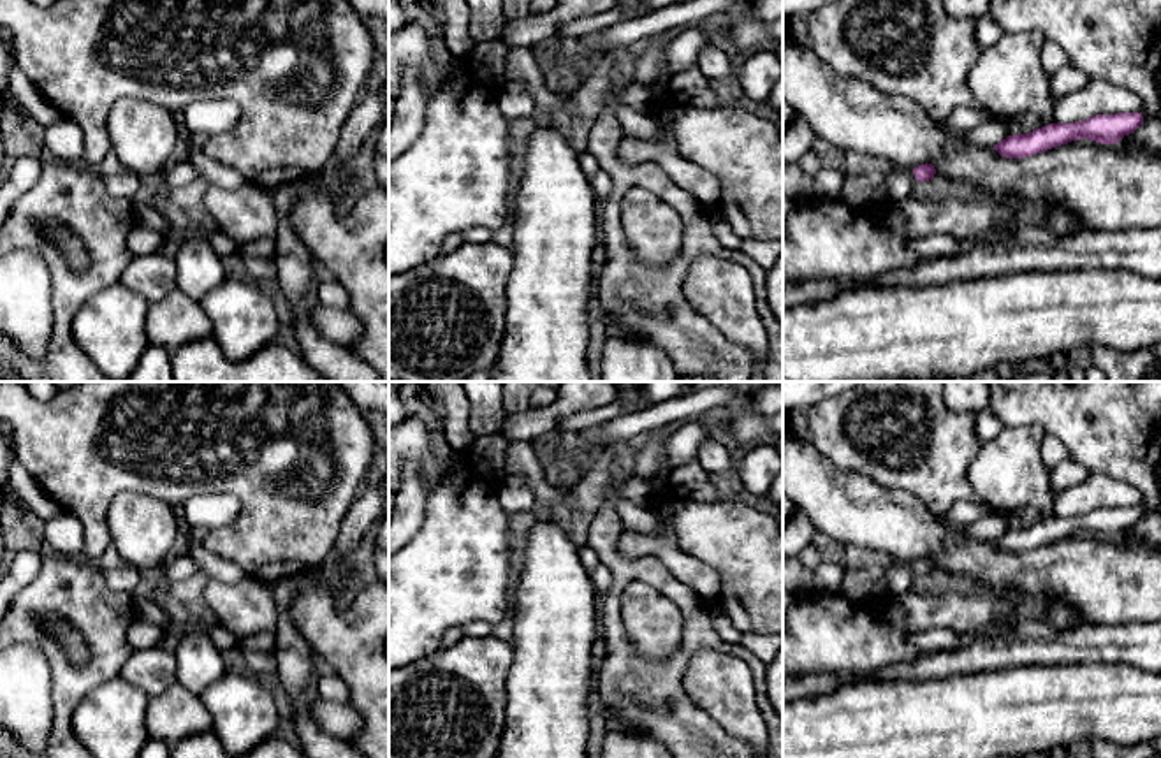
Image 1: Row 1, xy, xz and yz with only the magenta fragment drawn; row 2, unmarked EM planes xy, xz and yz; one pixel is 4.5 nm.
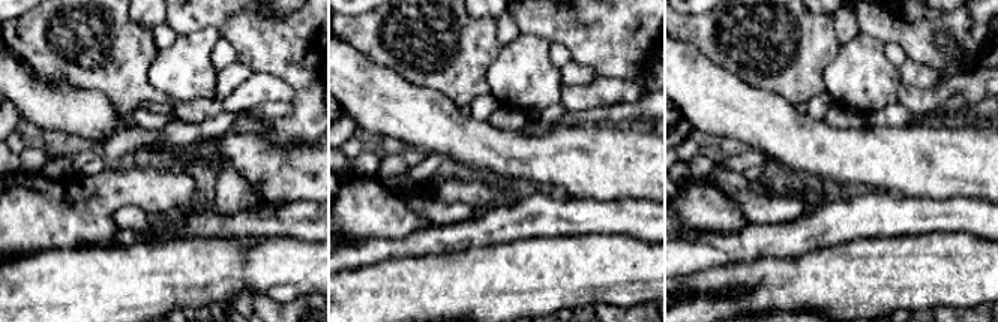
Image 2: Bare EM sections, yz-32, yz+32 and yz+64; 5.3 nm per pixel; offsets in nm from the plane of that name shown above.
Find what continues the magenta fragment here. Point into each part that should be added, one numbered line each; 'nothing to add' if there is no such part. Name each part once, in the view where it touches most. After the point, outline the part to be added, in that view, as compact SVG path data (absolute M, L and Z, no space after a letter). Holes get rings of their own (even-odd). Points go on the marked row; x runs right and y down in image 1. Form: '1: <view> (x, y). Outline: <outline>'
1: yz (899, 183). Outline: M895 167L887 172L885 179L878 186L874 193L874 202L883 202L883 204L899 202L913 195L915 183L916 179L913 171Z

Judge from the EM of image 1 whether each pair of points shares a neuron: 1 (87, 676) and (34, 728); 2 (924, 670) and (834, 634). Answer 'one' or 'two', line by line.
1: two
2: two

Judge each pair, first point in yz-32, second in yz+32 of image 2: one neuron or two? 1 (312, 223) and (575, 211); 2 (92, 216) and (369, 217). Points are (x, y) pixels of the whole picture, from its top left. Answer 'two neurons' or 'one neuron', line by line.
1: one neuron
2: one neuron

